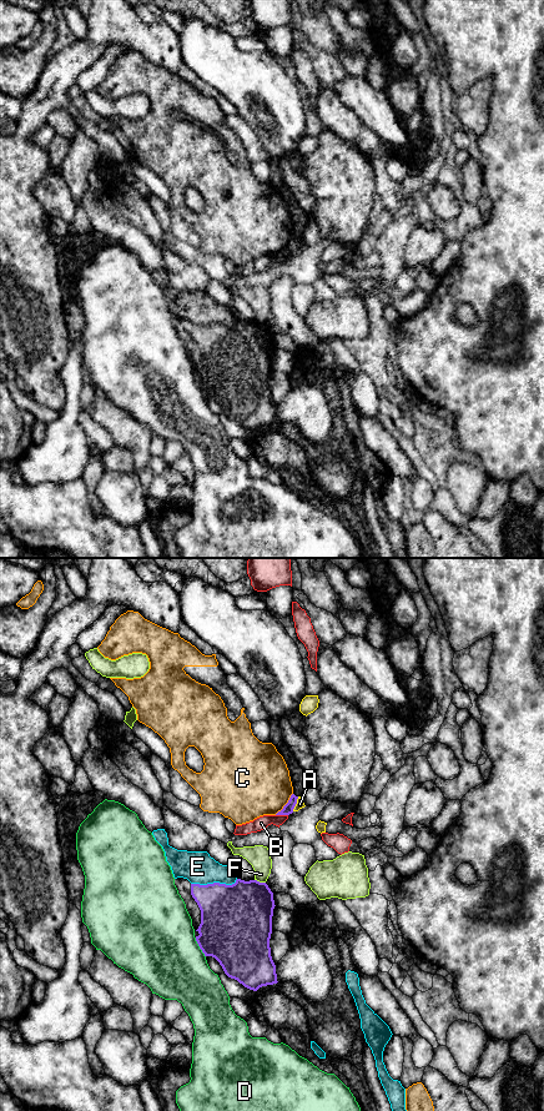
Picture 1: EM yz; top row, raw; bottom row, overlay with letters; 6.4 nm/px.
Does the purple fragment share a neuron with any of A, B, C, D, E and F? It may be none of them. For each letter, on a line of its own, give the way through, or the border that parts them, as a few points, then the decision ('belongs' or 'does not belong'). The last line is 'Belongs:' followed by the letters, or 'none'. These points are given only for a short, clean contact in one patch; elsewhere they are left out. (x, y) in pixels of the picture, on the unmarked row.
A: border yz (298, 237), (292, 251); does not belong
B: border yz (276, 255), (287, 256); does not belong
C: does not belong
D: does not belong
E: does not belong
F: border yz (255, 320), (265, 323); does not belong
Belongs: none

